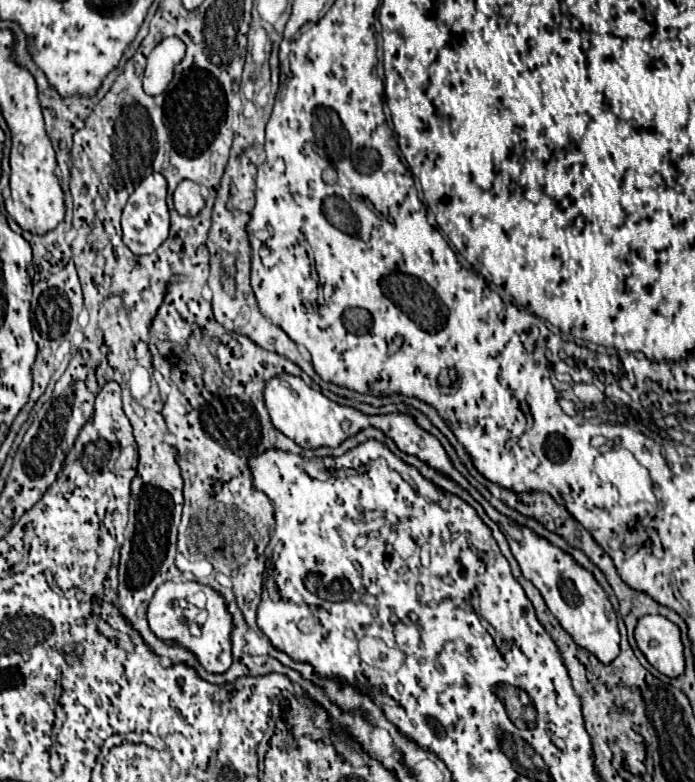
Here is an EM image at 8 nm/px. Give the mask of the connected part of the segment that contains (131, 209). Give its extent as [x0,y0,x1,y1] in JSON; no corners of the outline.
[122,172,170,256]

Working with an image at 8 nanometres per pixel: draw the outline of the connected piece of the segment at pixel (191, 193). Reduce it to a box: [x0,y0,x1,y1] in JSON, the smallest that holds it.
[172,180,204,216]

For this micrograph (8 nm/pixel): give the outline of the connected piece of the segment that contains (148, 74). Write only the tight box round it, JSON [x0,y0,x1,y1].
[144,38,186,96]

